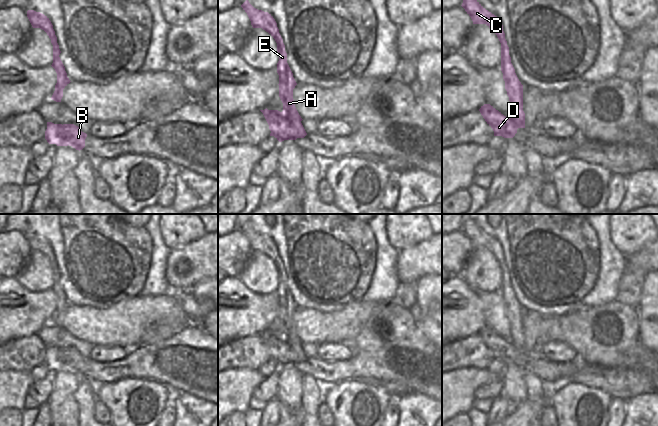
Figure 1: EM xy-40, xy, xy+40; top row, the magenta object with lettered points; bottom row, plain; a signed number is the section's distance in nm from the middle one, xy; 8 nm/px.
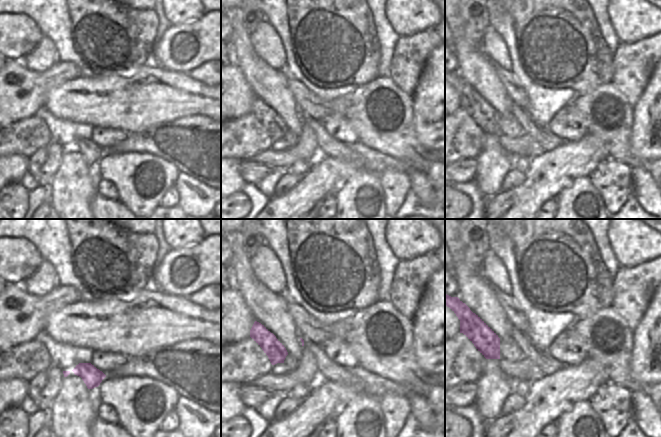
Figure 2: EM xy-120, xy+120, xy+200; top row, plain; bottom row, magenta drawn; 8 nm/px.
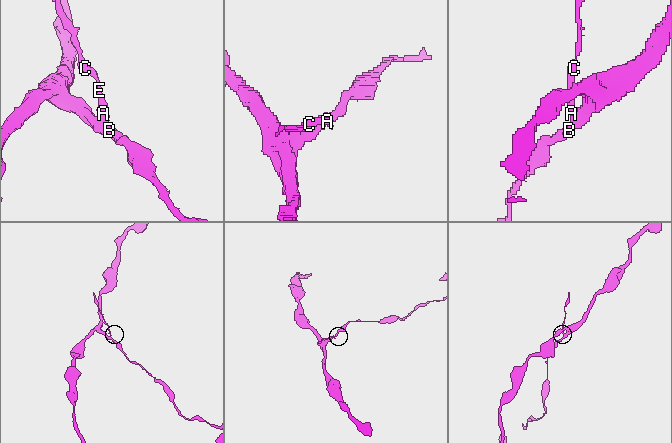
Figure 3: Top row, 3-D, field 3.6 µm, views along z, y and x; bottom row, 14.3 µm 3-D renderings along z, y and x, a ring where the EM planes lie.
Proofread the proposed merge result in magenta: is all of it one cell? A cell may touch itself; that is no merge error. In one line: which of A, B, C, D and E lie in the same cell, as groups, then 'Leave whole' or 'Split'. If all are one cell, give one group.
Groups: A B C E / D. Split.

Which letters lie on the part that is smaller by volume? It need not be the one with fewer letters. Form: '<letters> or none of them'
A, B, C, E.

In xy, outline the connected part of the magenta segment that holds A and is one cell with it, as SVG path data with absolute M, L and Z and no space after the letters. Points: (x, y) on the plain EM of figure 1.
M246 224L241 231L247 237L252 251L262 252L268 256L277 267L277 277L279 279L279 285L277 287L277 297L279 299L279 321L283 327L283 335L281 337L291 346L292 352L297 357L297 362L304 362L307 357L301 347L303 343L299 339L293 323L293 313L297 307L287 287L287 277L277 247L271 238L254 232L248 224Z

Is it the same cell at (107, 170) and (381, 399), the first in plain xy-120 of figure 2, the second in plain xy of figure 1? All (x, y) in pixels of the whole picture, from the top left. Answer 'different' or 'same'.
same

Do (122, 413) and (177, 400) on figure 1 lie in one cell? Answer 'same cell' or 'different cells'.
different cells

